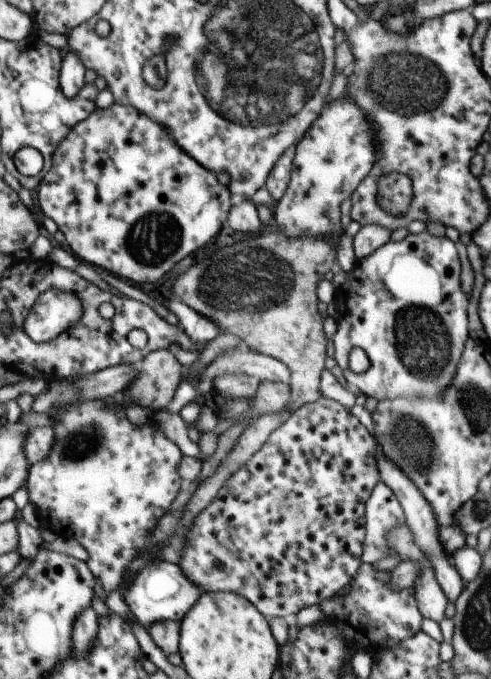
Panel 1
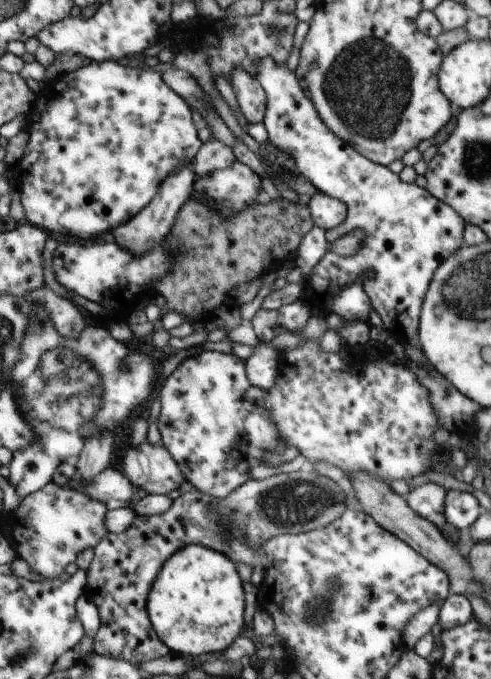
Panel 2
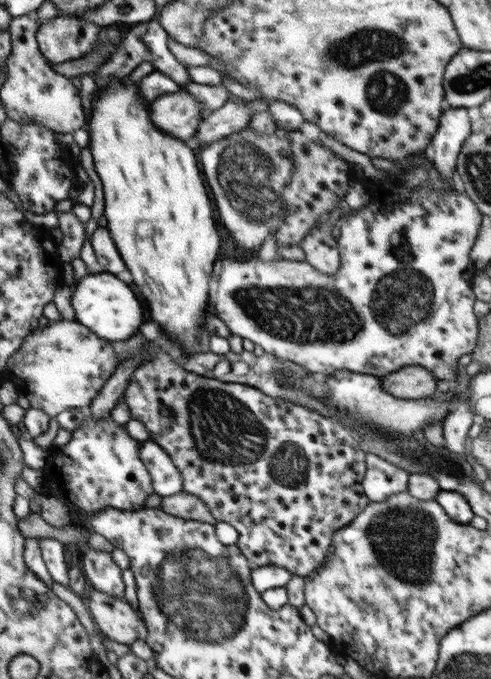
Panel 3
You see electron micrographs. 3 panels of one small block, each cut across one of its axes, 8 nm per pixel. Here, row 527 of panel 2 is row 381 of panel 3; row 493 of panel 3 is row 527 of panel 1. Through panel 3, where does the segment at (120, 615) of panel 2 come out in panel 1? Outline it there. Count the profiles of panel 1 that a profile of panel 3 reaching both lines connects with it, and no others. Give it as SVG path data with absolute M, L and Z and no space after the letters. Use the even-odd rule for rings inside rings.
M324 396L310 404L303 404L302 408L294 412L280 428L270 433L266 444L263 444L262 448L259 448L258 452L234 473L234 476L230 476L230 480L226 480L216 500L198 514L194 524L190 524L190 528L186 530L186 544L180 552L180 562L177 565L192 584L202 588L202 593L226 591L239 594L254 604L268 620L297 614L303 608L332 598L358 574L358 569L363 563L361 558L366 536L366 501L380 480L376 464L377 450L377 440L342 404L328 400Z

